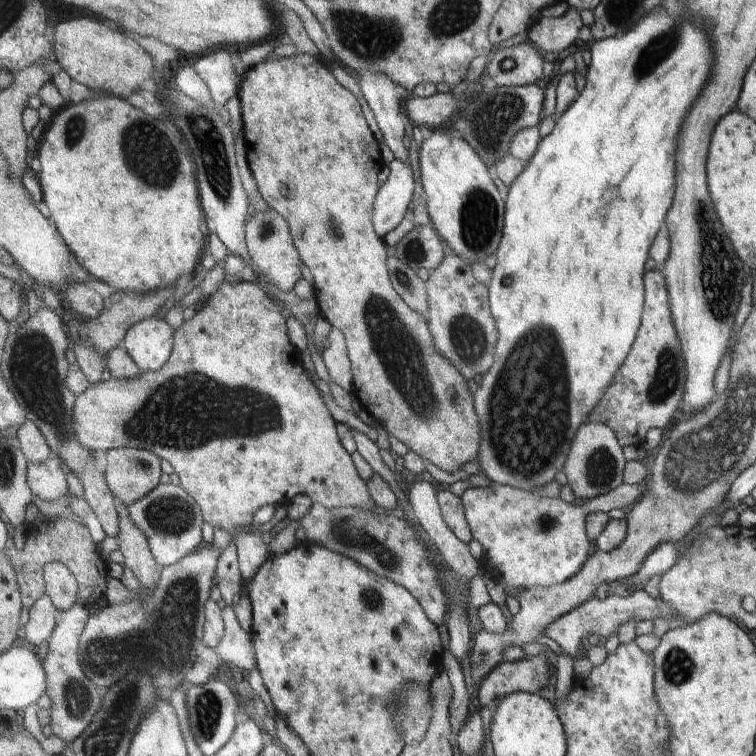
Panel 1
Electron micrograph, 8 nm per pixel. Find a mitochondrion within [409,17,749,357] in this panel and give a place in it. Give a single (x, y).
(720, 273)

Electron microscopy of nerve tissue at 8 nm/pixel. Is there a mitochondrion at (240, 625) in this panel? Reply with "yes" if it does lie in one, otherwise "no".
no

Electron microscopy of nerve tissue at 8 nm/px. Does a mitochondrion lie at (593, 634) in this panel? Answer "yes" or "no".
no

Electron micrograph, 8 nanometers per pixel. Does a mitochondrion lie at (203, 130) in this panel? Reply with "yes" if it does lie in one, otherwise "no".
yes

